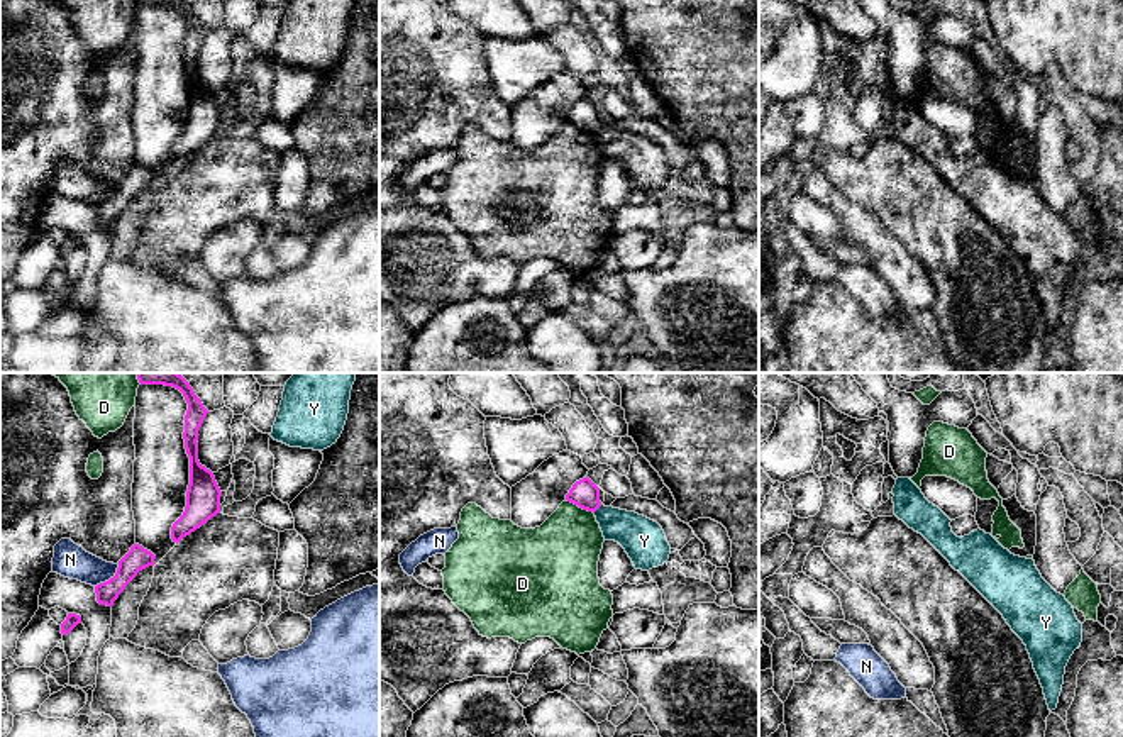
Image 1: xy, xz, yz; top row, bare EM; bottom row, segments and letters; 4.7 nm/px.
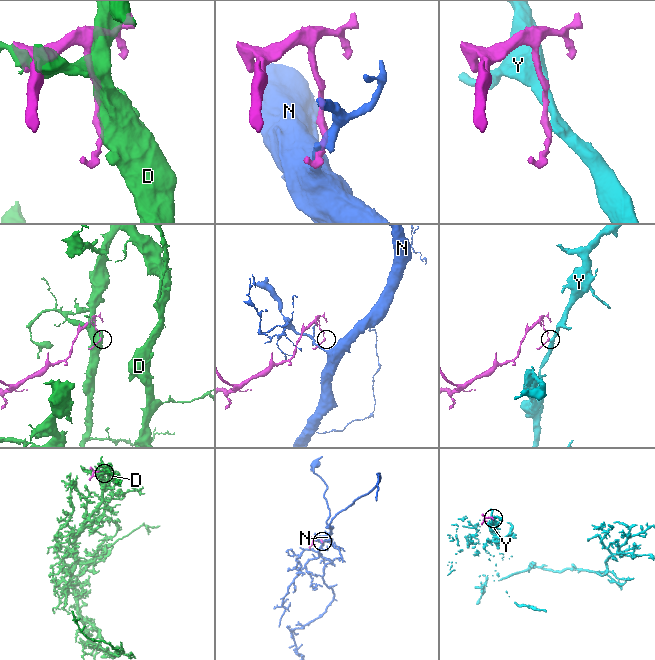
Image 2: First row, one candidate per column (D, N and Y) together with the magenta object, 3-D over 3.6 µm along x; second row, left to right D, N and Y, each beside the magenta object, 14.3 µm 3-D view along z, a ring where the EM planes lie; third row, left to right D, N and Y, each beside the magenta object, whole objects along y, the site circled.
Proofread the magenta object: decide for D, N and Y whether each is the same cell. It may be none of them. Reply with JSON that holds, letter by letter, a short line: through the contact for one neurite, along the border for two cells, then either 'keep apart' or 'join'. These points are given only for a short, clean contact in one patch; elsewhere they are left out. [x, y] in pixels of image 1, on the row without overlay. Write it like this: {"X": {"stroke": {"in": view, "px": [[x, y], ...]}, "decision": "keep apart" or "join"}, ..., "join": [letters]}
{"D": {"decision": "keep apart"}, "N": {"stroke": {"in": "xy", "px": [[119, 185], [112, 197], [95, 207]]}, "decision": "keep apart"}, "Y": {"stroke": {"in": "xz", "px": [[602, 126], [593, 132]]}, "decision": "keep apart"}, "join": []}

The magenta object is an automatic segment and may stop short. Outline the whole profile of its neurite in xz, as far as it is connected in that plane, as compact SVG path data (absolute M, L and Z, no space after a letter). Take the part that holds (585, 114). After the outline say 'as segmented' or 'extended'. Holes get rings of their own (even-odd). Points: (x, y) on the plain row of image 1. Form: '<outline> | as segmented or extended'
M588 97L573 105L566 120L593 134L601 127L600 108Z | as segmented

